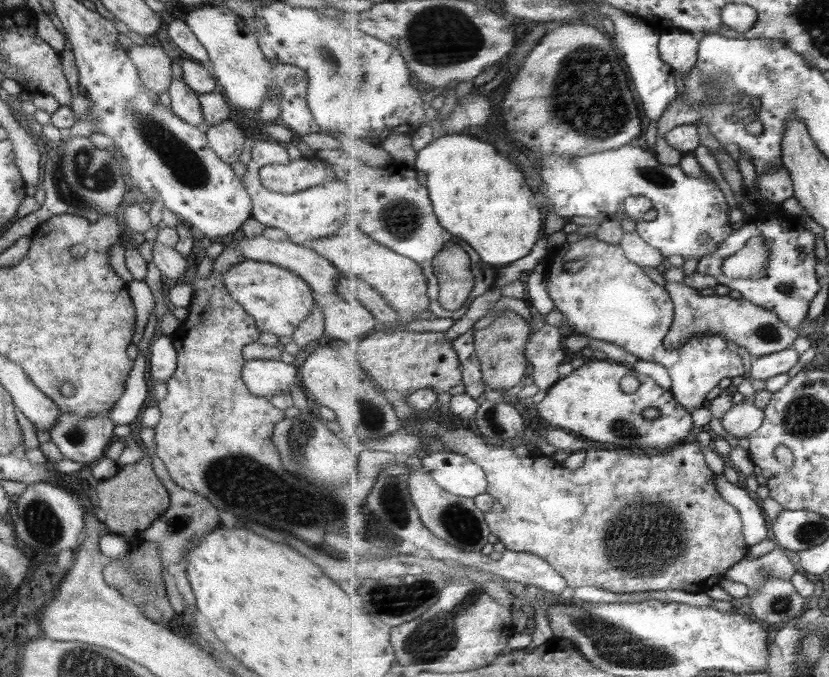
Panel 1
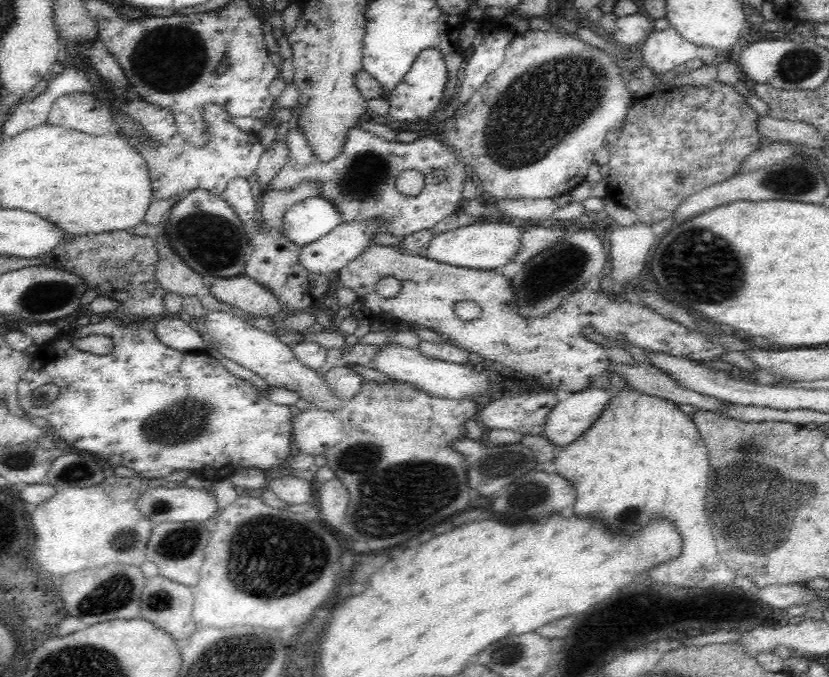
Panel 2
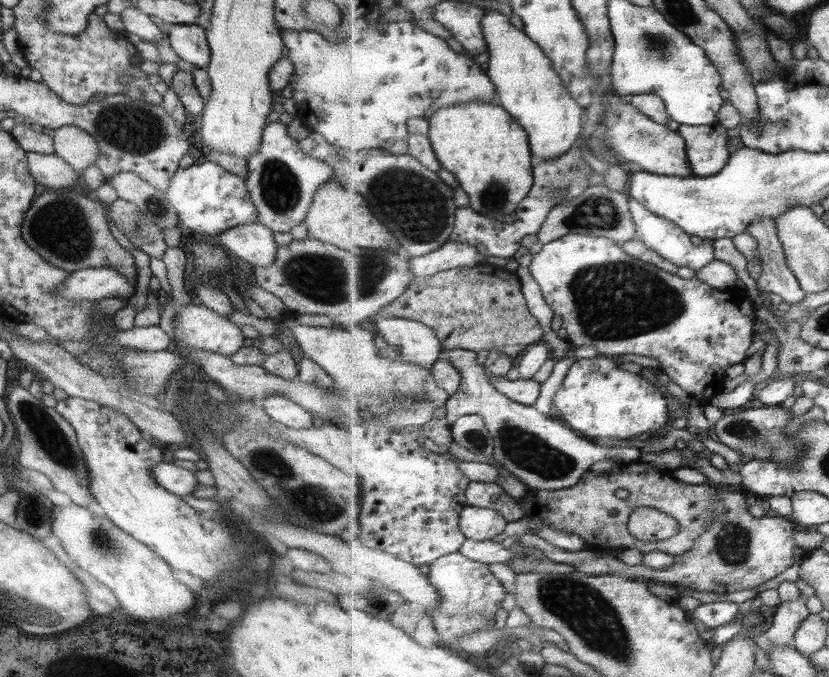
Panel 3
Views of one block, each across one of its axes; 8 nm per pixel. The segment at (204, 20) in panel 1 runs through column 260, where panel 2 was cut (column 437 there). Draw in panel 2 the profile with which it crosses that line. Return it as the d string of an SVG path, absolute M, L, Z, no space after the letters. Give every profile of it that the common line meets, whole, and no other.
M424 49L412 64L410 70L404 75L399 85L389 94L389 114L387 114L386 124L392 129L404 130L408 122L420 122L427 120L439 109L446 84L446 67L444 59L438 49Z

